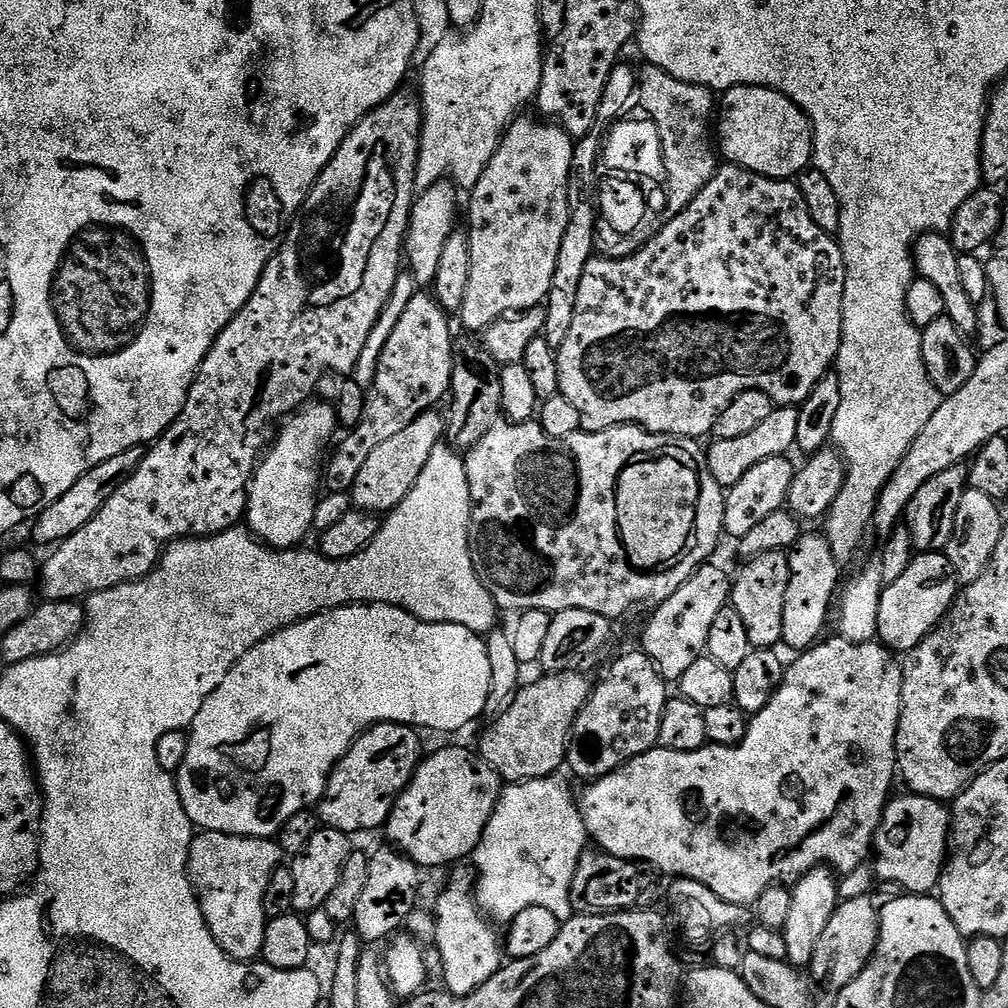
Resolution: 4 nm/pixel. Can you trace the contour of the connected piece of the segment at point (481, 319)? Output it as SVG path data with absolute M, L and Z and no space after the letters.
M517 115L516 119L508 125L504 131L503 138L500 139L496 153L490 158L486 170L482 170L482 178L470 189L472 196L468 200L468 245L470 246L470 258L472 259L472 269L470 270L470 286L466 286L466 298L462 300L462 306L458 313L458 319L476 334L483 333L494 321L502 320L509 314L523 312L527 309L543 305L548 299L550 282L554 282L554 270L558 266L558 250L562 250L562 237L566 234L566 226L570 218L570 202L568 201L568 183L570 182L570 166L572 165L572 153L574 151L573 137L569 136L559 124L555 122L545 122L535 115Z

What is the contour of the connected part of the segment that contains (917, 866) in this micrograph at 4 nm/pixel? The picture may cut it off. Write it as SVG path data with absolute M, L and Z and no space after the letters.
M903 794L897 798L889 799L888 805L884 808L884 817L880 820L880 825L876 831L874 841L874 860L876 856L876 872L888 884L901 884L903 891L908 894L928 894L940 883L940 876L944 873L944 861L950 851L950 812L939 800L931 800L929 796L918 796L915 794Z

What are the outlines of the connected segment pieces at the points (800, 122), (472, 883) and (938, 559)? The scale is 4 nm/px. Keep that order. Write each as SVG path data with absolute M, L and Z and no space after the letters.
M739 84L736 88L727 89L718 100L718 123L714 132L718 137L719 155L727 163L736 164L766 178L792 180L813 163L812 121L793 100L774 88L749 88L747 84Z
M460 866L440 892L434 907L436 935L434 945L440 951L440 964L444 967L443 987L453 996L465 996L478 986L490 982L506 960L502 936L496 933L497 925L486 915L476 900L476 876L471 867Z
M943 551L913 555L910 566L906 566L906 574L902 574L902 578L898 578L881 591L878 606L879 643L883 644L885 648L892 649L896 654L907 654L910 650L914 650L914 646L918 646L918 642L926 639L940 625L940 619L951 608L957 595L958 581L947 555Z

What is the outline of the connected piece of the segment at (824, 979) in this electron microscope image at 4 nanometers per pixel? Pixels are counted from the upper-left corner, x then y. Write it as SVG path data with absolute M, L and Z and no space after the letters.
M852 896L849 900L841 899L836 905L834 914L826 926L826 934L822 934L822 942L818 942L818 950L814 954L810 965L812 976L818 983L824 984L829 994L835 994L841 988L846 987L864 969L872 955L876 953L876 943L880 941L880 913L878 904L875 904L868 896Z

